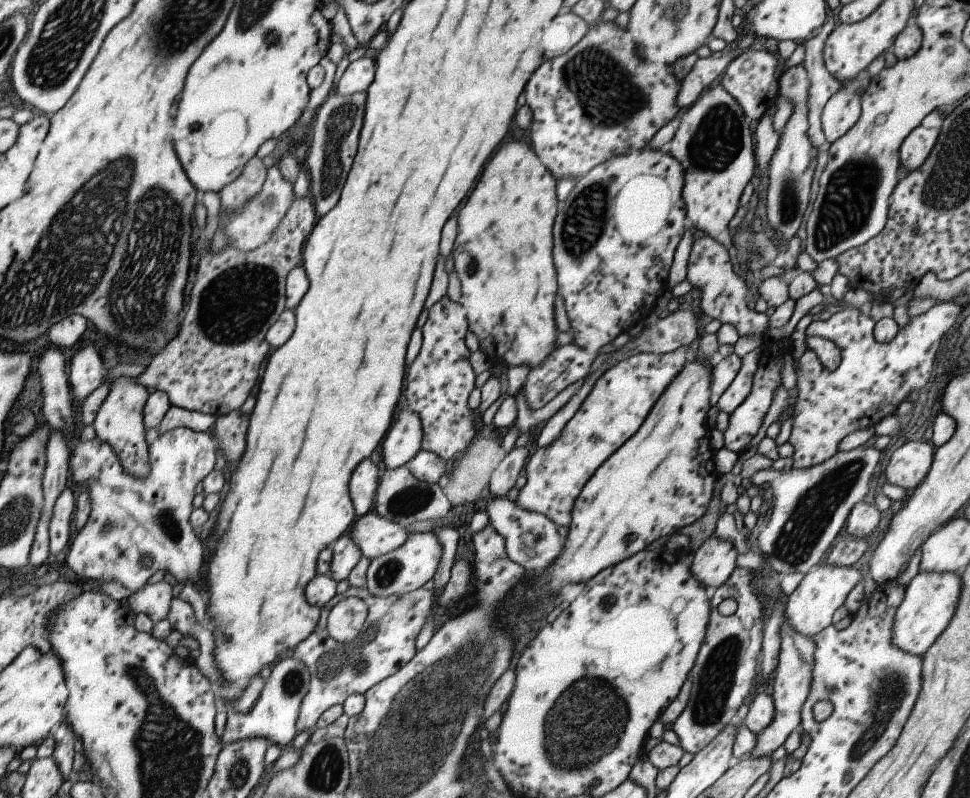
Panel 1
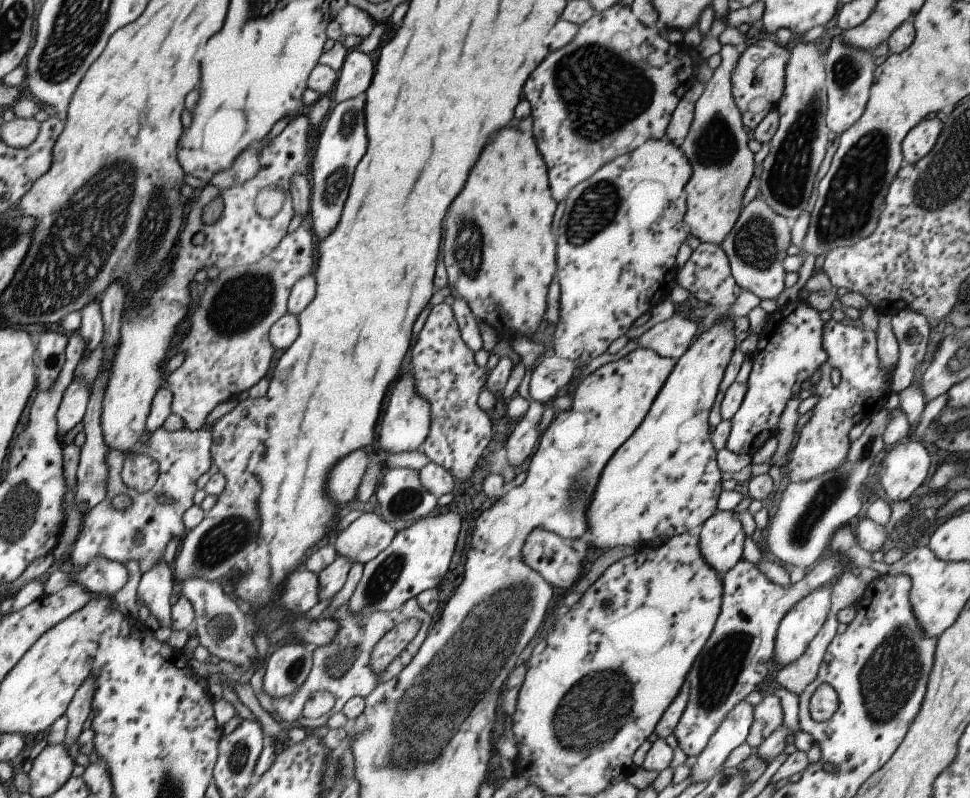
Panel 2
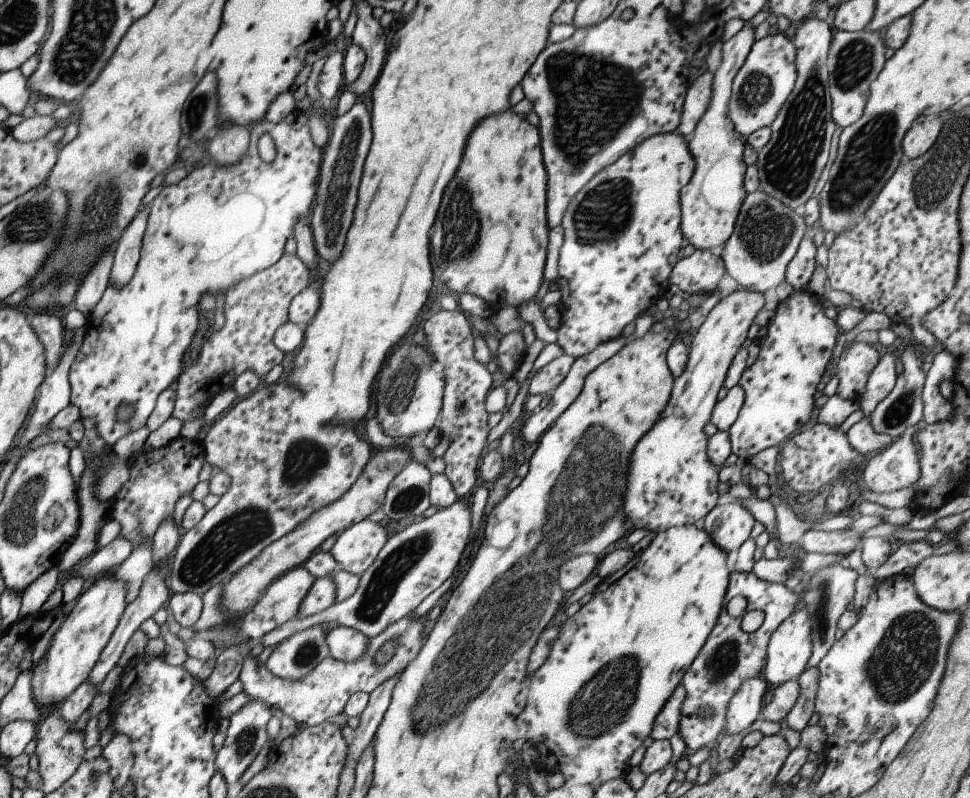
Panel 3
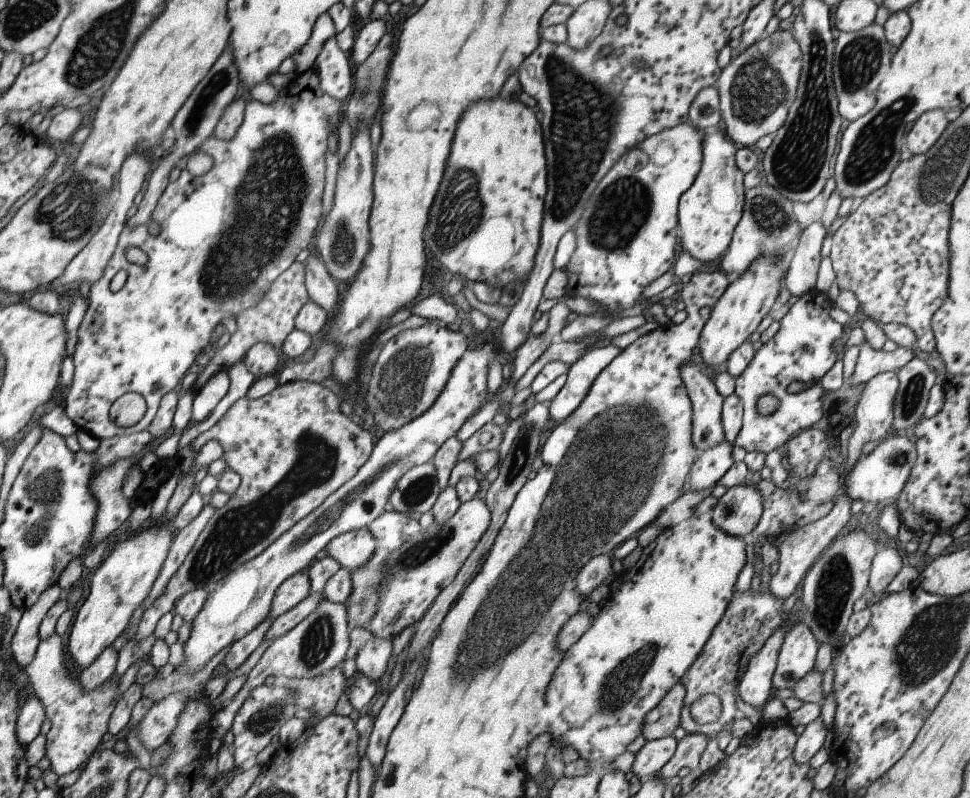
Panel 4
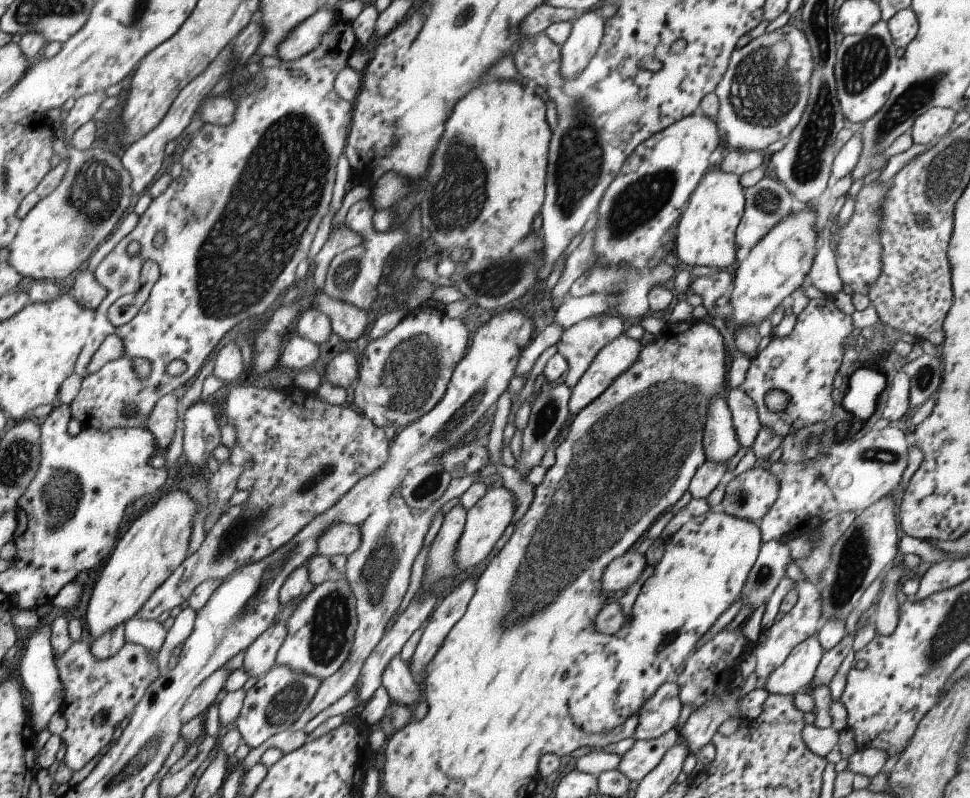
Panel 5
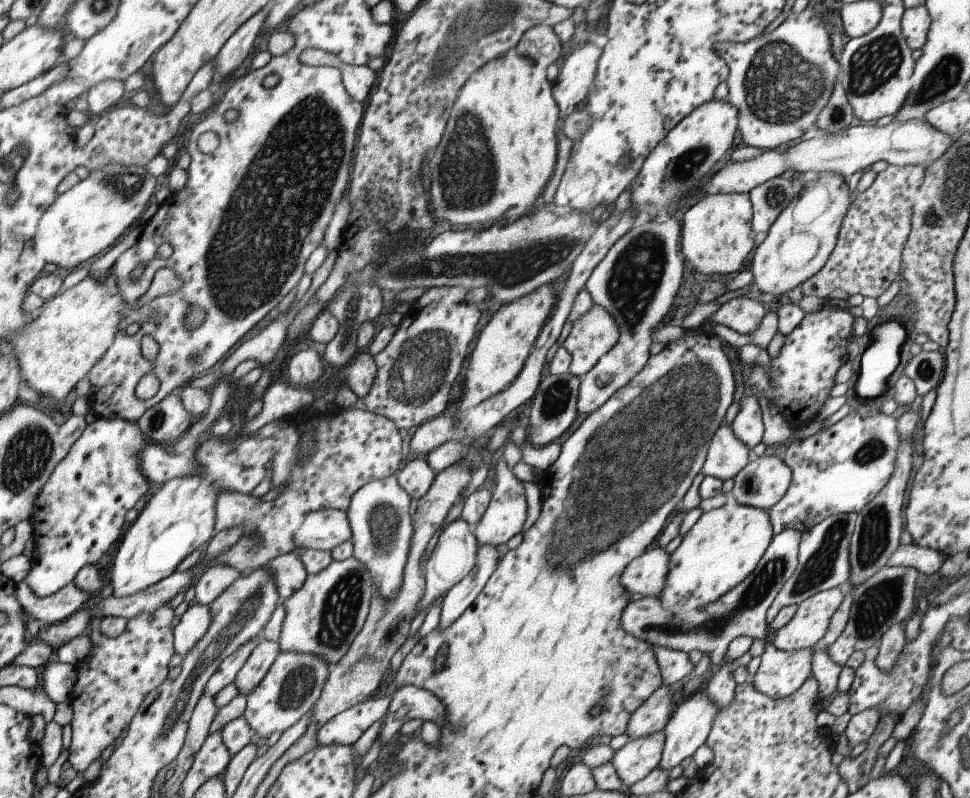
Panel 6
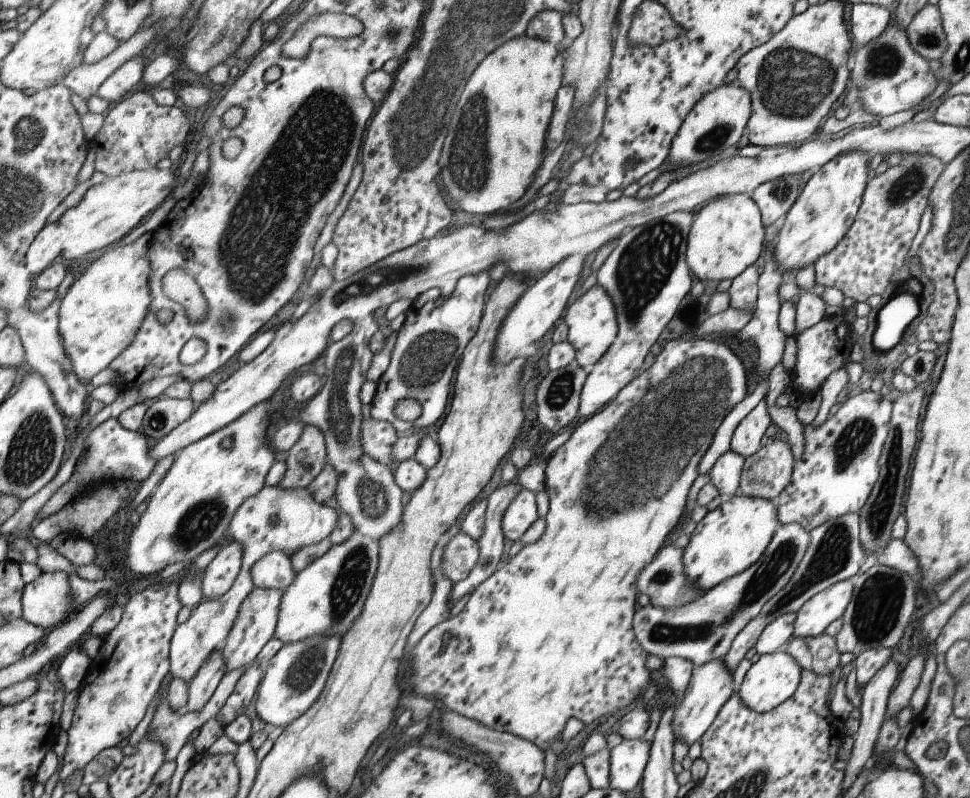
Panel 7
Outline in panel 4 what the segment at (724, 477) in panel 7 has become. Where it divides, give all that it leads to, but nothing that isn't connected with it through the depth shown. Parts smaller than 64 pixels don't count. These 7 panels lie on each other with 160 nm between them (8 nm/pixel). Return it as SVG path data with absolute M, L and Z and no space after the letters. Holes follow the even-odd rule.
M683 365L680 367L680 377L683 381L686 393L692 406L691 440L699 453L712 449L724 441L724 432L721 424L720 412L722 409L722 397L715 385L705 374L701 374L701 366Z

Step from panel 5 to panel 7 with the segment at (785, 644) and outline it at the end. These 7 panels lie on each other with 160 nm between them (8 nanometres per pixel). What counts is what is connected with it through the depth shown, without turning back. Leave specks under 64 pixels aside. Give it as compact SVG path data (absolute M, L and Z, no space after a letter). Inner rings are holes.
M845 579L814 594L797 610L791 637L814 637L824 632L830 622L839 619L852 595L851 580Z

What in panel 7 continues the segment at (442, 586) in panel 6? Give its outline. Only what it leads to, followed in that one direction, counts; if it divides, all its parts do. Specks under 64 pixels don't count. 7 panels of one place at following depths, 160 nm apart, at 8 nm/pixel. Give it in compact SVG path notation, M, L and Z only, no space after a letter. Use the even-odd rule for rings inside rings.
M463 532L457 533L443 550L442 572L452 583L466 578L478 559L478 544Z

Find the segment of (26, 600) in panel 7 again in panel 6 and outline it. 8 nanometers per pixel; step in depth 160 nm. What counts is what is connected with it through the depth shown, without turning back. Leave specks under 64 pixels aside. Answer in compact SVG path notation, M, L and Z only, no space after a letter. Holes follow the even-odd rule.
M114 418L113 420L97 419L92 423L86 423L86 427L79 435L79 438L71 445L71 450L63 457L58 465L52 470L49 480L42 486L40 493L38 494L32 511L27 520L32 524L32 538L34 539L35 546L37 548L37 554L31 556L32 564L28 570L27 576L24 576L22 586L31 590L37 598L43 598L57 592L61 587L64 587L69 582L76 580L75 576L78 570L85 566L85 564L94 564L101 558L101 554L105 554L111 544L119 538L121 534L121 528L123 528L123 516L125 512L132 508L133 504L137 502L138 498L143 496L143 493L147 490L147 480L142 475L142 471L139 468L138 454L142 453L142 446L146 445L147 440L143 434L138 430L138 425L133 422L126 421L121 418Z

